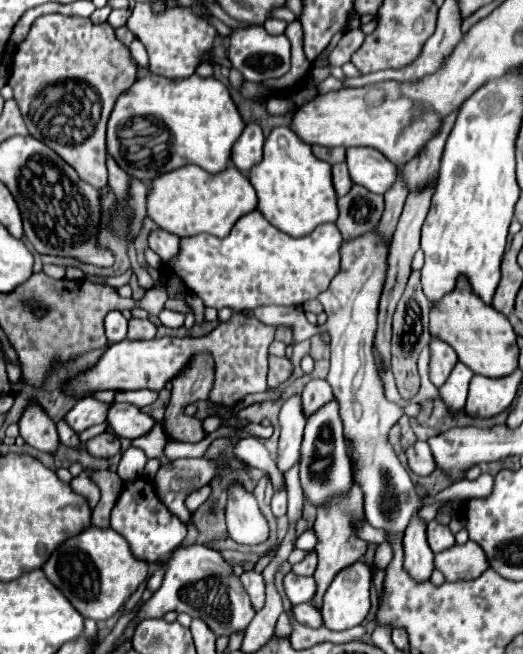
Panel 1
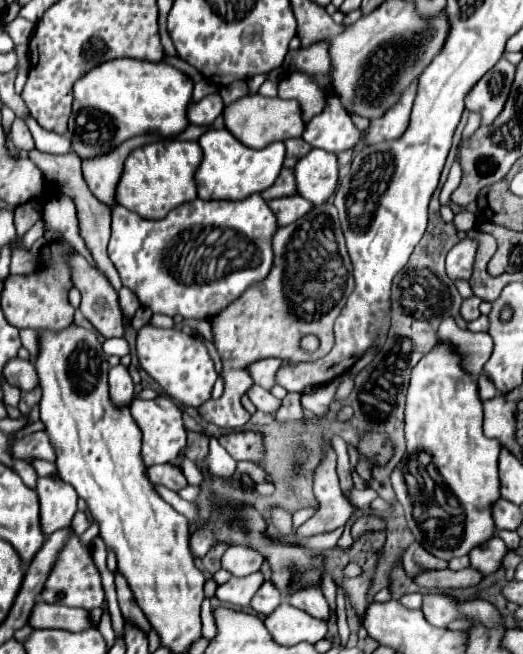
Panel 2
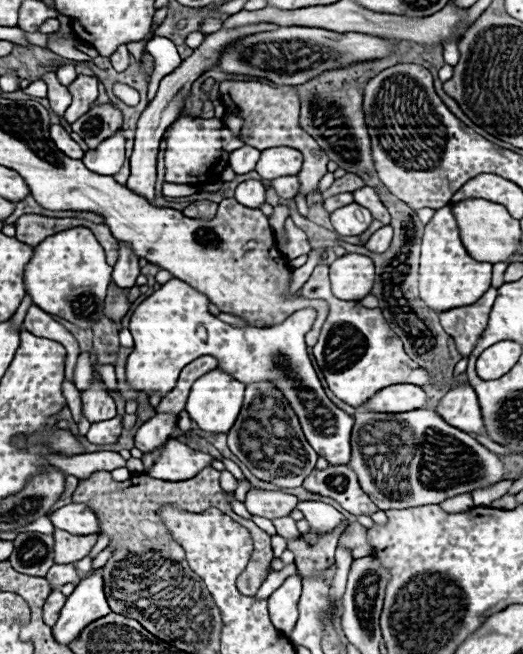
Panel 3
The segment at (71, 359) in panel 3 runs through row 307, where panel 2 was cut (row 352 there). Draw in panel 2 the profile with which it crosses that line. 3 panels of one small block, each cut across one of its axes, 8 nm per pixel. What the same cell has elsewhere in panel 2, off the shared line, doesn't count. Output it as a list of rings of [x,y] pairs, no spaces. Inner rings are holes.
[[[20,330],[20,340],[22,340],[22,346],[24,348],[34,348],[34,360],[36,360],[36,354],[38,354],[38,336],[36,336],[36,330]]]

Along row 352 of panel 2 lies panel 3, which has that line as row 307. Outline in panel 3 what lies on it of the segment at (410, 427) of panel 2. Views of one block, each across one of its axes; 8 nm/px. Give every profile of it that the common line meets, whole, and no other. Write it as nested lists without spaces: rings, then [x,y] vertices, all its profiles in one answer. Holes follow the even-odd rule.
[[[450,206],[436,210],[434,218],[426,224],[426,232],[422,238],[422,254],[420,254],[420,300],[434,312],[446,312],[452,308],[474,304],[484,292],[490,288],[492,264],[476,262],[468,256],[466,248],[460,242],[460,232],[456,226],[456,218]]]

